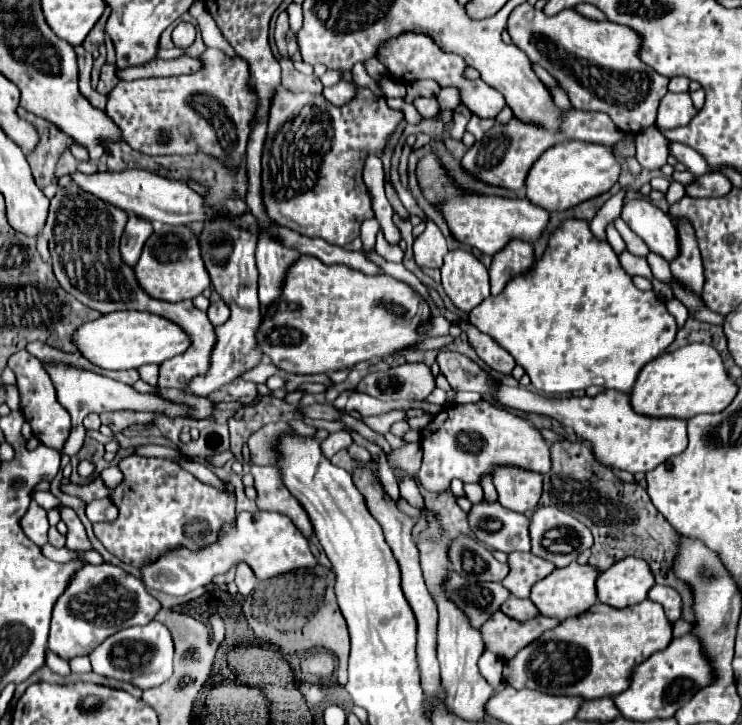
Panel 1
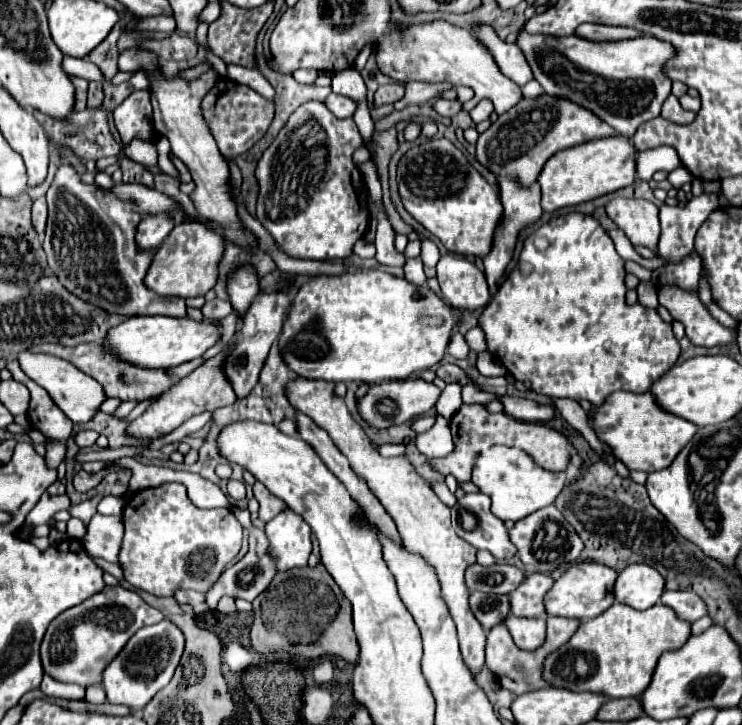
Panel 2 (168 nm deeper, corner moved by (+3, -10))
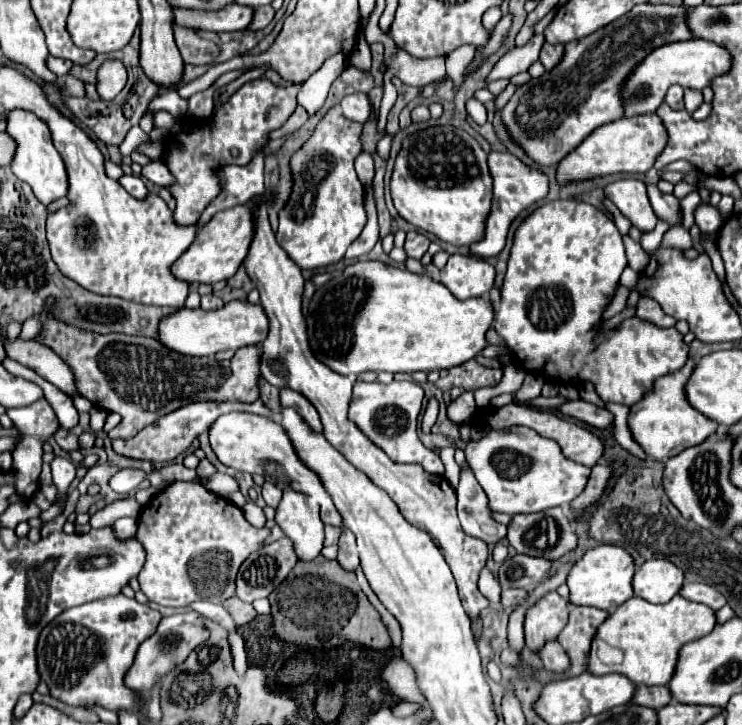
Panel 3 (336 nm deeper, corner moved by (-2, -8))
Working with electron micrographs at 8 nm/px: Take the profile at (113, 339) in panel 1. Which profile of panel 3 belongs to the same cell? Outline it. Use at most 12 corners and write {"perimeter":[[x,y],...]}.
{"perimeter":[[261,304],[181,308],[159,340],[185,356],[261,344]]}

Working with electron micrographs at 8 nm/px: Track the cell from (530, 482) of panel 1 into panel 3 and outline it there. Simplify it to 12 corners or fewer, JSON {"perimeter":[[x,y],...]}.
{"perimeter":[[523,426],[471,440],[465,458],[505,514],[565,506],[591,468]]}

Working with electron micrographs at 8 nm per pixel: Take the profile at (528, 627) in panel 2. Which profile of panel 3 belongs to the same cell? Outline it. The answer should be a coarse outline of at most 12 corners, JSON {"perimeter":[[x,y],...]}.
{"perimeter":[[557,640],[539,650],[551,672],[567,672],[569,656]]}

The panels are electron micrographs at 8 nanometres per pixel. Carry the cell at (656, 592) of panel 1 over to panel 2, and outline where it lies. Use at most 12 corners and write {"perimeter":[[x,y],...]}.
{"perimeter":[[664,592],[660,602],[678,618],[706,616],[706,604],[694,592]]}

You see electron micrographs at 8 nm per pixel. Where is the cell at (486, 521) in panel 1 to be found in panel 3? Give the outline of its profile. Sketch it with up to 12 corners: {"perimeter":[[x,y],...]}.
{"perimeter":[[469,464],[461,468],[459,520],[469,536],[495,544],[507,526],[491,518]]}

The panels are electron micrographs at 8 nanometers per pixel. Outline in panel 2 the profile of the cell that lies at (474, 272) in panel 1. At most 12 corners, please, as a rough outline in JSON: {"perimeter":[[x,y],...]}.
{"perimeter":[[464,256],[440,258],[438,282],[456,310],[490,302],[484,272]]}

